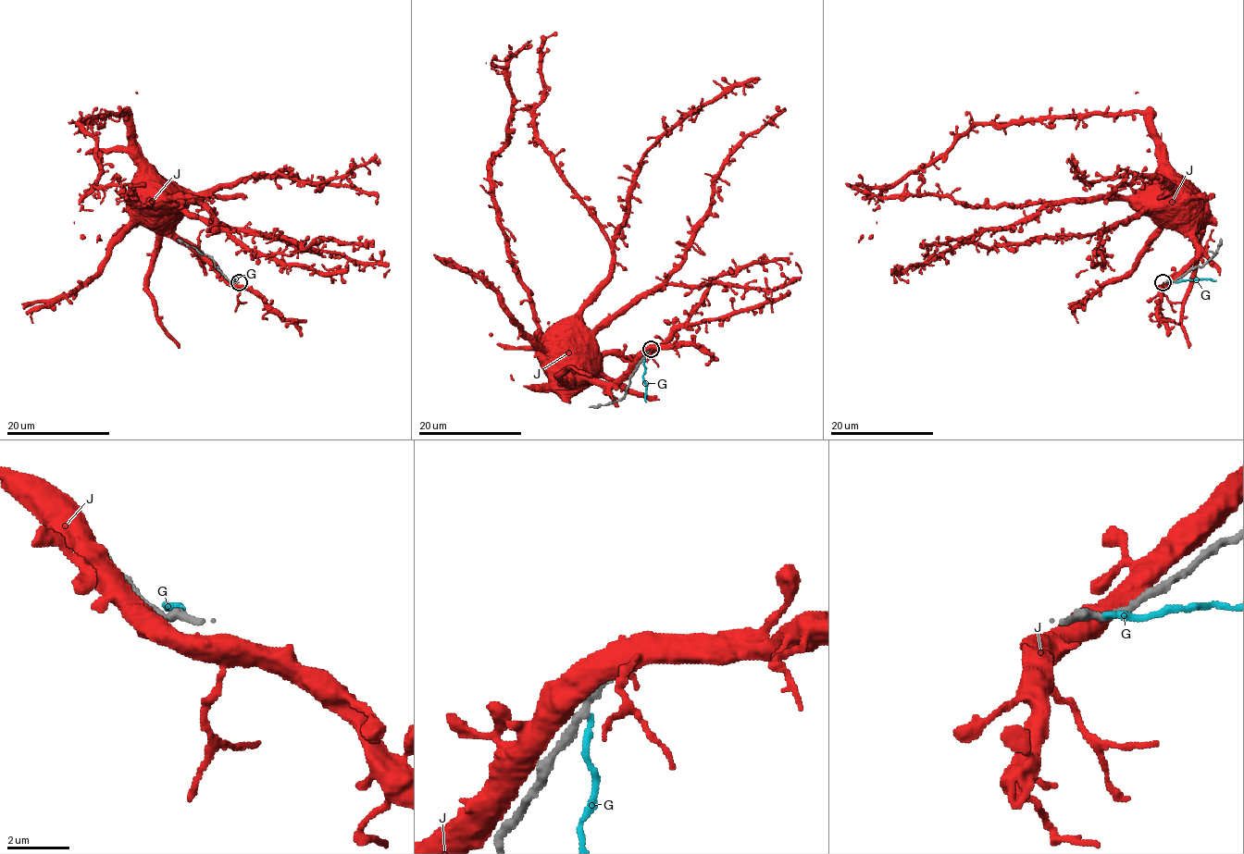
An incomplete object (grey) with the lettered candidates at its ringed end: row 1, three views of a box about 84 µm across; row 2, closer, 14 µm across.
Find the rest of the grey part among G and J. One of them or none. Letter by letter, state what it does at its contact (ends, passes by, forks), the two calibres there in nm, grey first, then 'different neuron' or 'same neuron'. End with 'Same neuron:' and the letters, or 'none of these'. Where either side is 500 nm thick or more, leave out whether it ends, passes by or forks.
G: it ends there; 300 nm thick on the grey side, 200 nm on the other; different neuron
J: 400 nm thick on the grey side, 550 nm on the other; different neuron
Same neuron: none of these

